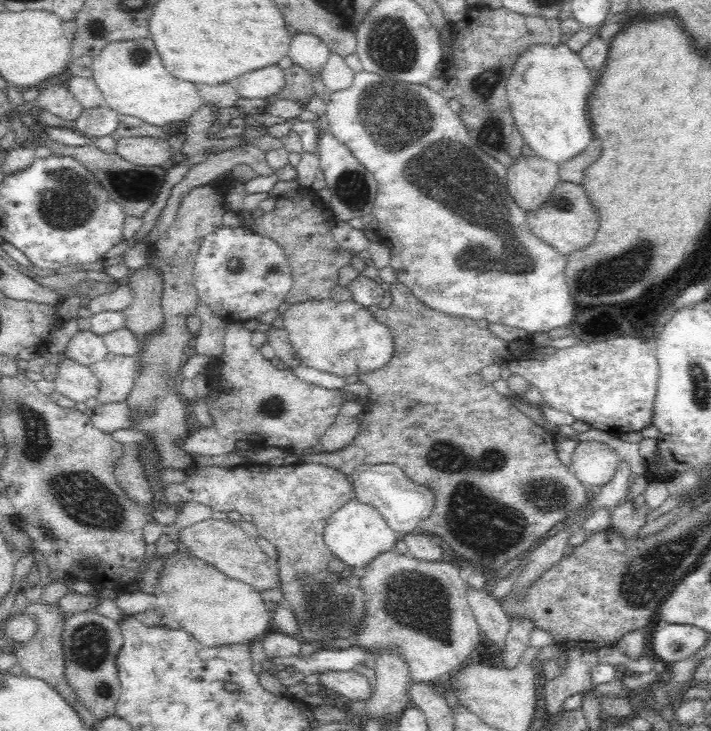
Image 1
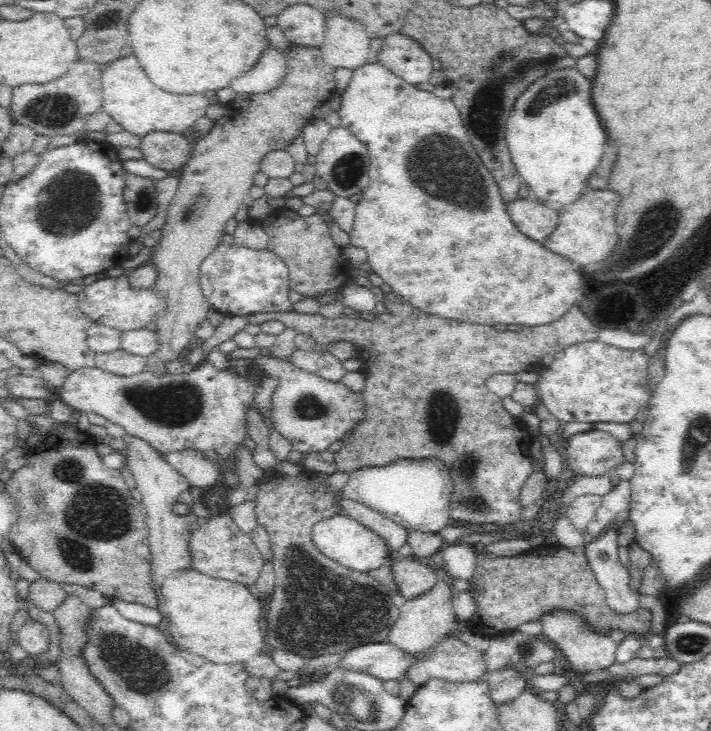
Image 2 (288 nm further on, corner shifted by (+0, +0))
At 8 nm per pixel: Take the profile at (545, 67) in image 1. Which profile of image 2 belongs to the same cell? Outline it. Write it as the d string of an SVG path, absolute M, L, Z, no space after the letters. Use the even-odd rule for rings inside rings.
M574 68L554 70L534 80L518 96L508 120L506 142L522 184L530 188L534 198L554 206L558 212L582 198L604 154L606 132L592 110L592 86L594 82Z

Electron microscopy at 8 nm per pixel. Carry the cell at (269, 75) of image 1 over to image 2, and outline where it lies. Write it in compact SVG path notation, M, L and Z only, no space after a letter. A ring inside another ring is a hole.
M272 46L264 48L260 60L244 76L238 76L230 88L236 94L262 94L278 88L286 78L286 60Z

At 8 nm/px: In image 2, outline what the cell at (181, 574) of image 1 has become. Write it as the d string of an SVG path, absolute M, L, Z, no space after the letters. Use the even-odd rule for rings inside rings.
M186 570L178 572L164 582L164 602L166 602L166 612L176 628L176 638L184 638L184 648L188 648L196 656L204 656L206 660L214 664L246 664L252 656L260 656L266 650L266 634L260 628L260 616L262 616L262 606L260 600L256 600L250 590L242 584L236 584L232 580L220 580L212 578L208 574L202 574L198 570Z

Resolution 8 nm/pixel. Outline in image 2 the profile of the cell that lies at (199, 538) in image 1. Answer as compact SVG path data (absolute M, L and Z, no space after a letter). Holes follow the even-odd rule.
M228 512L216 514L212 522L200 526L200 530L196 530L192 534L190 556L192 556L192 568L194 570L208 574L212 578L232 580L232 582L242 584L242 586L254 584L260 578L262 566L264 566L264 558L262 558L258 546L254 544L252 534L242 534Z

